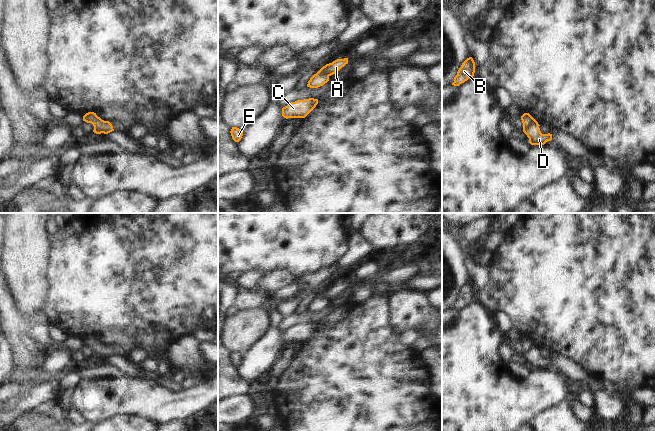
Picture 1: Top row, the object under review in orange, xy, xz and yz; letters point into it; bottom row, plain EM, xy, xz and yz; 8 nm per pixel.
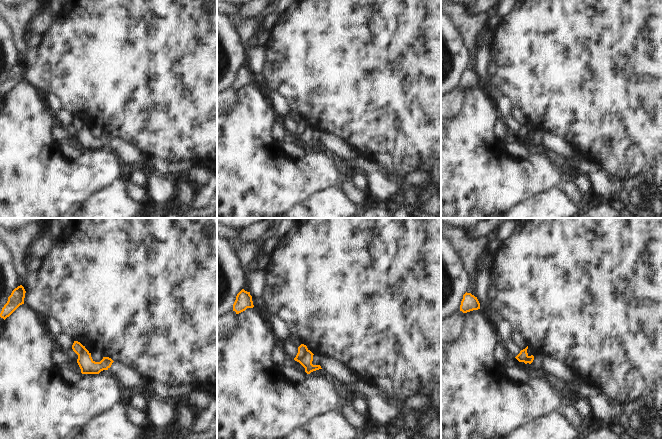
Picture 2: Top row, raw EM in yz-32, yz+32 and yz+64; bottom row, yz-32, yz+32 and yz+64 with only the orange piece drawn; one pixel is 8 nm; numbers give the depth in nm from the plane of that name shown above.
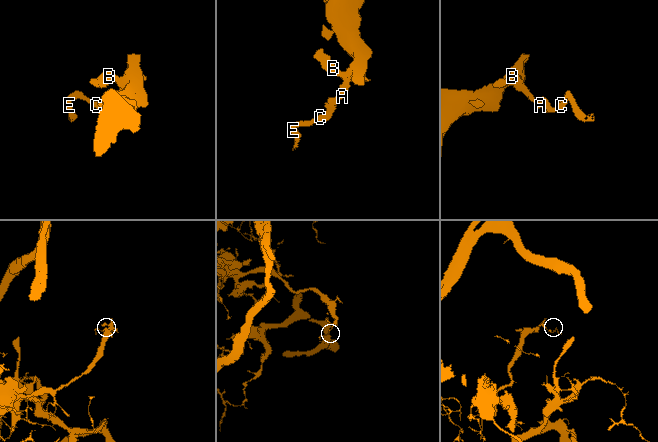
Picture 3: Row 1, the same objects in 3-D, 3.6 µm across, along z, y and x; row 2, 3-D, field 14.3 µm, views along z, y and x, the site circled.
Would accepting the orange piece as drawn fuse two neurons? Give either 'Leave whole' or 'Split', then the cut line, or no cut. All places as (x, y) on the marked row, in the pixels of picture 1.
Split. Split along yz (534, 119), (523, 130)

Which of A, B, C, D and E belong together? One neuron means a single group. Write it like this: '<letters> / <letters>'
A B / C D E

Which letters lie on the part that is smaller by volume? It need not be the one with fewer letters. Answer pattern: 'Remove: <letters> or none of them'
Remove: C, D, E

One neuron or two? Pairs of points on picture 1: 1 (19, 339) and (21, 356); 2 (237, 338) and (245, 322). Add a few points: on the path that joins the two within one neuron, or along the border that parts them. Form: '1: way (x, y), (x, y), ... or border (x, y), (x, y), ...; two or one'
1: way (21, 343), (21, 352); one
2: way (240, 334), (245, 329), (245, 326); one

